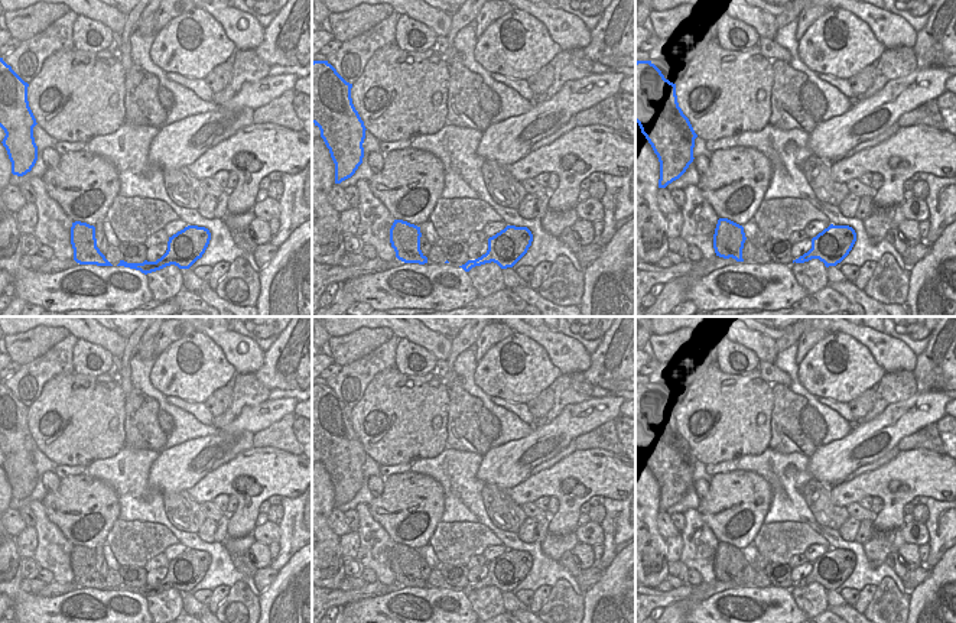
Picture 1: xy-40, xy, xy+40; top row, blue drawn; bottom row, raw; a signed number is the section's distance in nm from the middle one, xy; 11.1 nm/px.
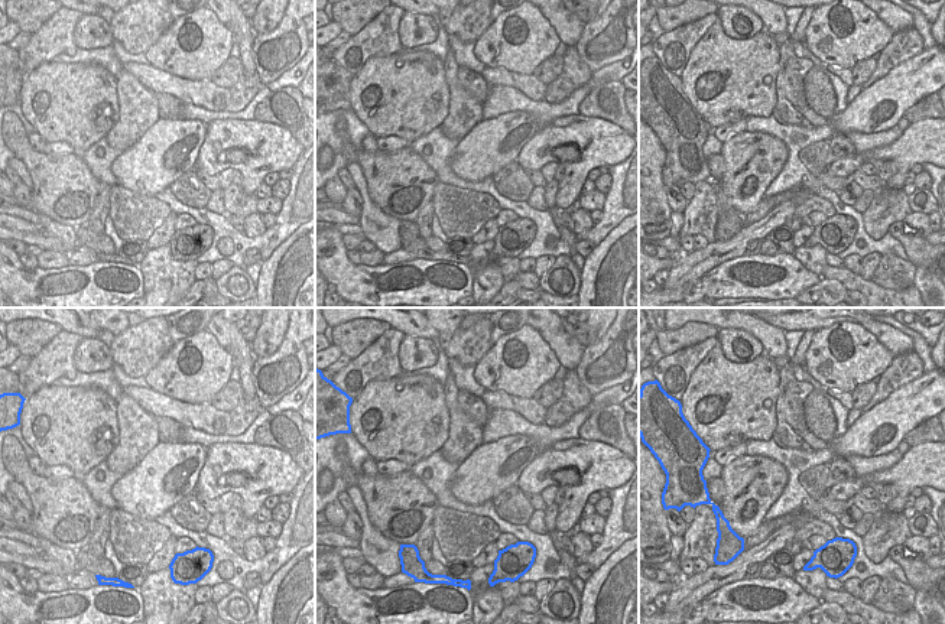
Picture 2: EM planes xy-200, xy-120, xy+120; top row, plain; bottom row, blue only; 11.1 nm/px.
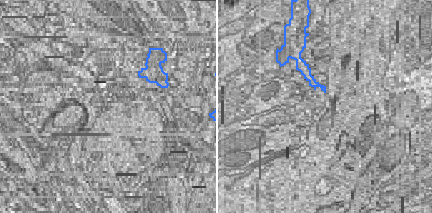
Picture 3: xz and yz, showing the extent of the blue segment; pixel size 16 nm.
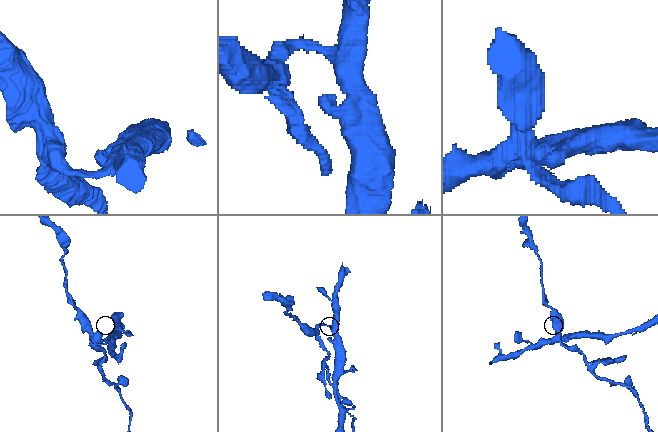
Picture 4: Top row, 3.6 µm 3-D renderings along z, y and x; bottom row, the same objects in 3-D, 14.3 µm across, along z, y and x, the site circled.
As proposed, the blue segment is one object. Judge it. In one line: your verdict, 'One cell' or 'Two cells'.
Two cells.

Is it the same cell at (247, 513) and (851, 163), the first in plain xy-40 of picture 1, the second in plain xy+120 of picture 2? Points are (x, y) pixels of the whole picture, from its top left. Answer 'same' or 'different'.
same

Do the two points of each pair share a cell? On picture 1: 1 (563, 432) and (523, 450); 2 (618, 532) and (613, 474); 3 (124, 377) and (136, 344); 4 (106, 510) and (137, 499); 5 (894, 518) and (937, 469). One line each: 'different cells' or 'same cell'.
1: same cell
2: different cells
3: same cell
4: different cells
5: same cell

